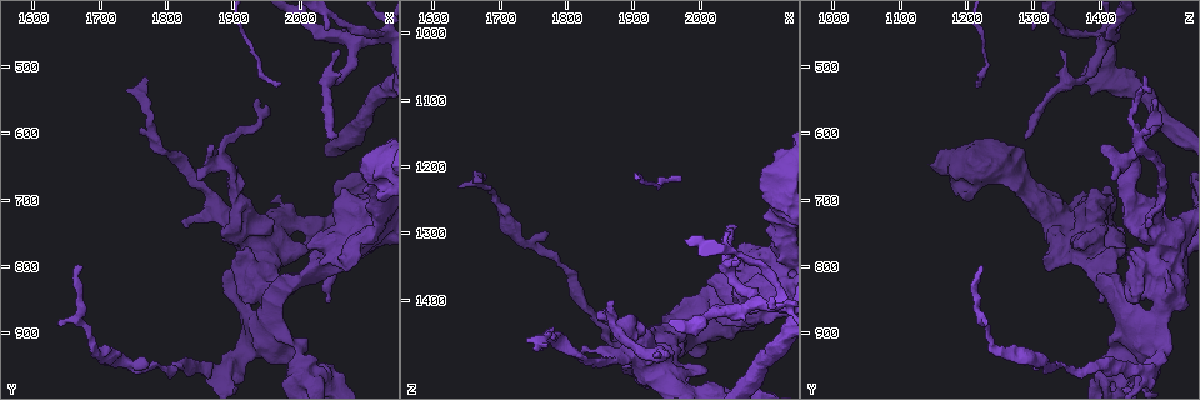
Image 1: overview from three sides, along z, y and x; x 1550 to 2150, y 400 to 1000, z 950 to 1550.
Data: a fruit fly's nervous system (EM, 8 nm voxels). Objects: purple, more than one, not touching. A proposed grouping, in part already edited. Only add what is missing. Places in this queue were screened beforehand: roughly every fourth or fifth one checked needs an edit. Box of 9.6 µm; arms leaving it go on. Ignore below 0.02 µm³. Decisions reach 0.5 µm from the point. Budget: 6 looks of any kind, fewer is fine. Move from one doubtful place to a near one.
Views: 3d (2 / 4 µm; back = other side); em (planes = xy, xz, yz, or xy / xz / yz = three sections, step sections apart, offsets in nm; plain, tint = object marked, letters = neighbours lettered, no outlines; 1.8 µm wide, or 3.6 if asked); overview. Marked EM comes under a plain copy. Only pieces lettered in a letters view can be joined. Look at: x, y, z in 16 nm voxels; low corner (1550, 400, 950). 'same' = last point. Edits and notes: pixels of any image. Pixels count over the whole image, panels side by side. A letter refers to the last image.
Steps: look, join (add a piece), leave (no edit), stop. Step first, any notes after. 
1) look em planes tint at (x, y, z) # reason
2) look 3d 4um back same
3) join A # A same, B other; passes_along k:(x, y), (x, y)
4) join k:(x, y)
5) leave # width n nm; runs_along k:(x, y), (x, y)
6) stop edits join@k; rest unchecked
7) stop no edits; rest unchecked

look 3d 4um at (1900, 725, 1485) # sharp bend

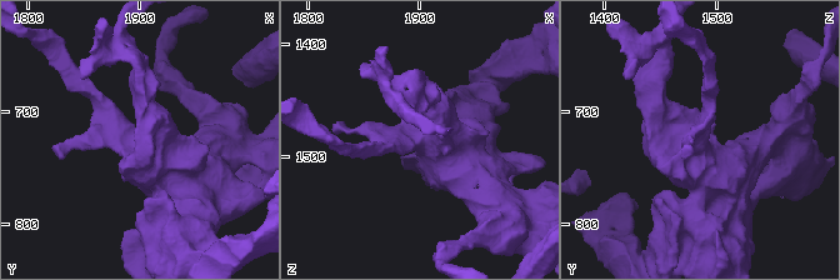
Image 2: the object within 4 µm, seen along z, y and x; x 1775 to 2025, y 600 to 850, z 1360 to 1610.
look em 3.6um planes letters at (1894, 728, 1486) # now the EM

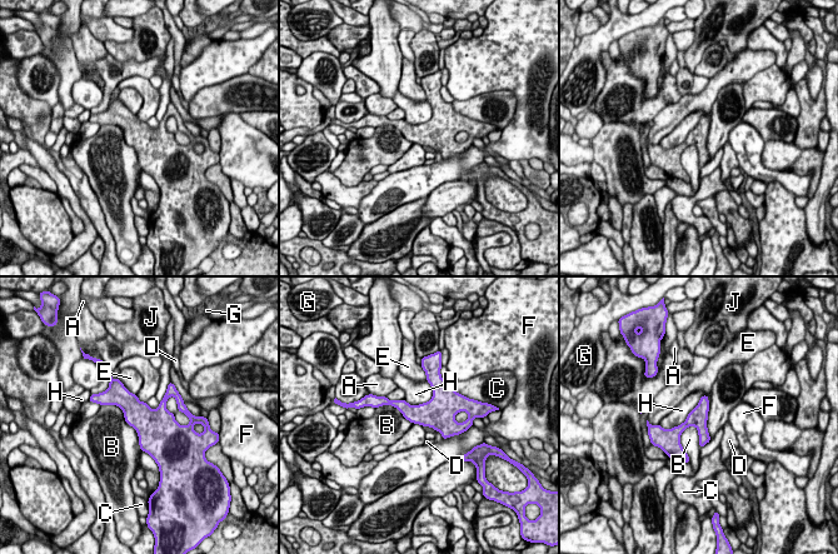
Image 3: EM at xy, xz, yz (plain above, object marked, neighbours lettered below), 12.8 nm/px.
leave # A other, B other, C other, D other, E other, F other, G other, H other, J other; no lettered piece goes on from it

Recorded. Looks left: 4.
look em yz step 8 letters at (1895, 950, 1480) # calibre changes

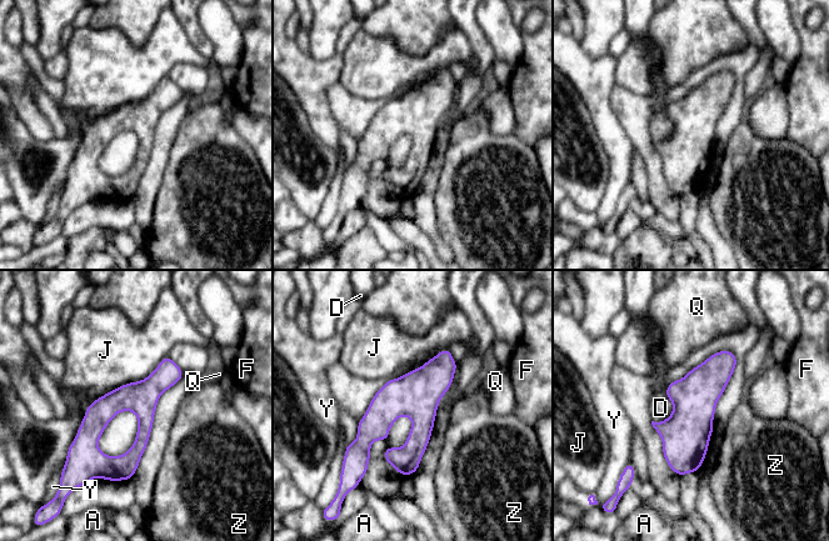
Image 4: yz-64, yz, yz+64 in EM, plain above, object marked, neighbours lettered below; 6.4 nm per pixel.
leave # width 220 nm; A other, D other, F other, J other, Q other, Y other, Z other; border 4:(669, 384), (672, 412), (654, 422); no lettered piece goes on from it

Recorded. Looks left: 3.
look 3d 4um back at (1670, 795, 1220) # thin end

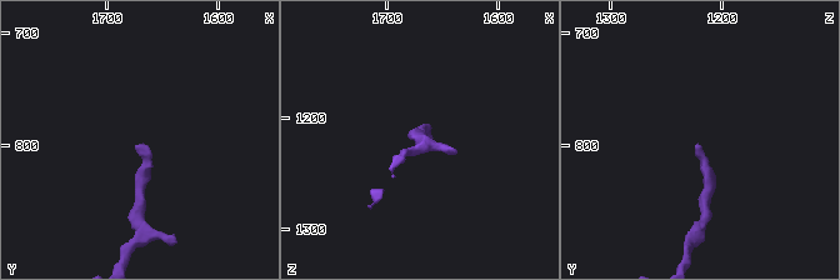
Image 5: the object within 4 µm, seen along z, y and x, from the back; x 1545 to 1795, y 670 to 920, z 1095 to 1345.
look em xz step 4 letters at (1670, 796, 1220)

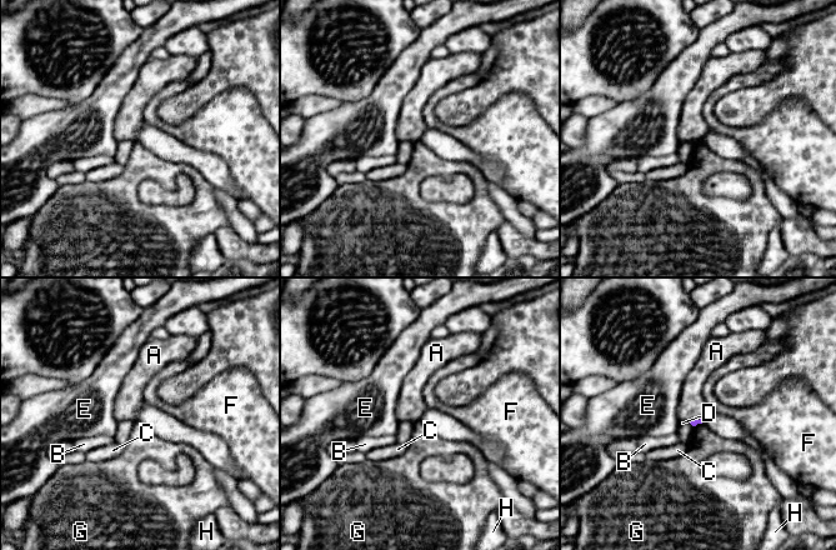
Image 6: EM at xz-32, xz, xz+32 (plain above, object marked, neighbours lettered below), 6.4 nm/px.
look em planes letters same

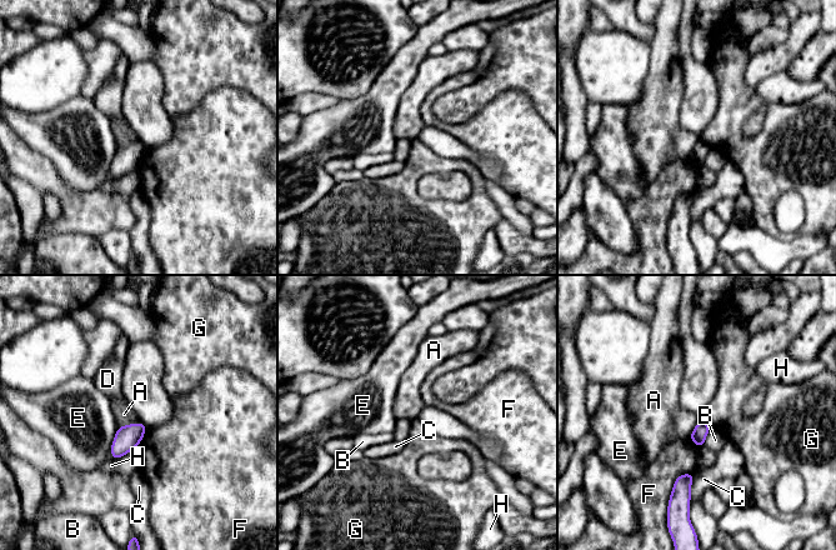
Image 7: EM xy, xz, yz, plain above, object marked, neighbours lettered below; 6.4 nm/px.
leave # A other, B other, C other, D other, E other, F other, G other, H other; border 7:(139, 420), (118, 426); no lettered piece goes on from it

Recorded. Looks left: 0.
stop no edits; rest unchecked

